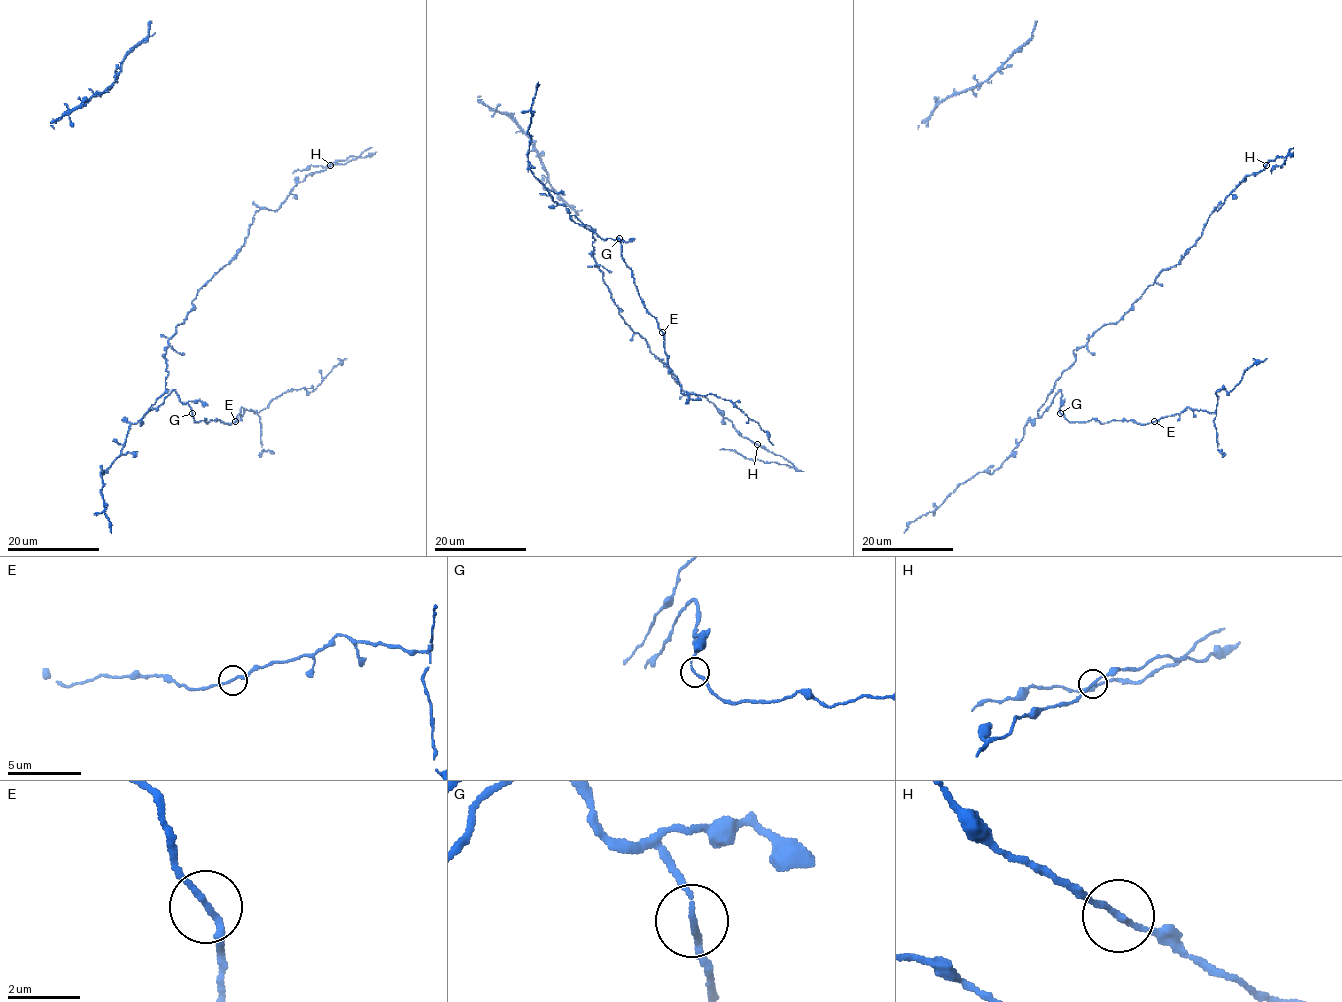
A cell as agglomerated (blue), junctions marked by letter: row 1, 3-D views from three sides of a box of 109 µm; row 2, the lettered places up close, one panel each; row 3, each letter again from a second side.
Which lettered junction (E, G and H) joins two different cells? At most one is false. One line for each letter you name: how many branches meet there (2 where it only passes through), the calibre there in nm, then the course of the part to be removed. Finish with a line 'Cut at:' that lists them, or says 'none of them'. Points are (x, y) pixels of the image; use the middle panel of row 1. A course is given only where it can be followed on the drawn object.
H: 2 branches meet; 160 nm thick; foreign part runs (757, 445), (788, 462), (785, 464), (745, 458), (733, 450), (719, 449)
Cut at: H

